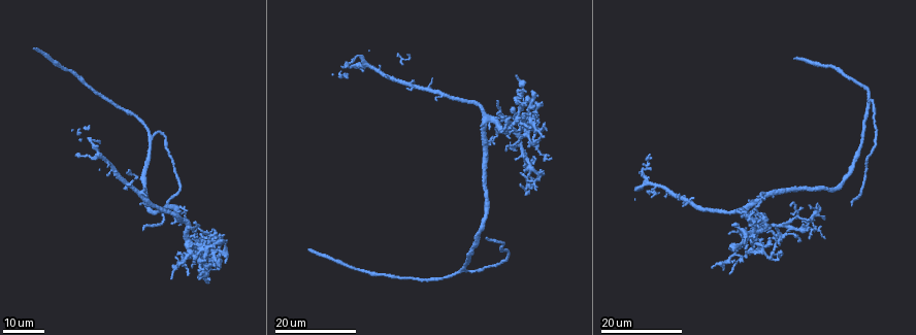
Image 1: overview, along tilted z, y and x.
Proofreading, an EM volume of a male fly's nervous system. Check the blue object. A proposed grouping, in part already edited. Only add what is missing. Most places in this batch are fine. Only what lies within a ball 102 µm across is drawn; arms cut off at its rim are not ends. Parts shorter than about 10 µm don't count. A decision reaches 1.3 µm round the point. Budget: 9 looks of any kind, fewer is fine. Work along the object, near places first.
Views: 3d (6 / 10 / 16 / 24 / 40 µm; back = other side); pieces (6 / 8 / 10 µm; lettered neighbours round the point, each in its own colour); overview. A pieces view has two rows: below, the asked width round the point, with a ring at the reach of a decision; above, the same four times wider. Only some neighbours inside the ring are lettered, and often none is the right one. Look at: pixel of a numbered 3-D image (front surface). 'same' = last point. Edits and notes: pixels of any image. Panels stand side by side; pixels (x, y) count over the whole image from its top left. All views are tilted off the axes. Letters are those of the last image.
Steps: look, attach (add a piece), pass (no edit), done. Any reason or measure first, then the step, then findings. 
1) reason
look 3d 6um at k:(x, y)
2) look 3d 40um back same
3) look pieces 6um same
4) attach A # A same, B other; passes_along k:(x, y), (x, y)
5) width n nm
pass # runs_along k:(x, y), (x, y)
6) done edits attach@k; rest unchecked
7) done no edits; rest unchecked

thin end
look 3d 24um at 1:(739, 262)

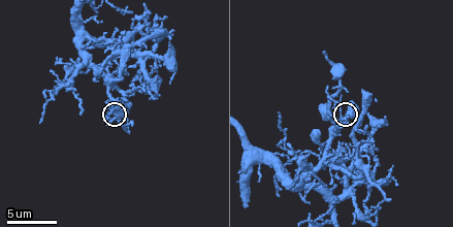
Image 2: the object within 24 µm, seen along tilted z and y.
look pieces 8um at 2:(346, 117)

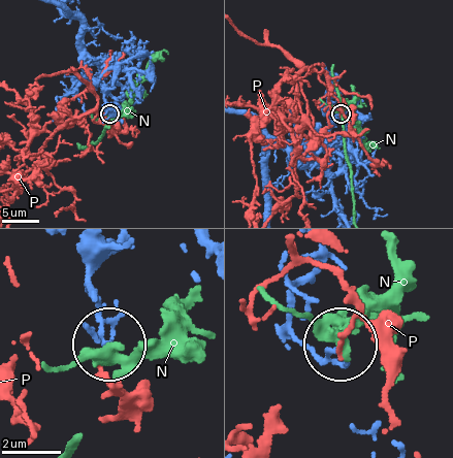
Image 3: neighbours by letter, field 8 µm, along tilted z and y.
pass # N other, P other; no lettered piece goes on from it

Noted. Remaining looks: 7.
tapers out
look pieces 8um at 2:(337, 201)

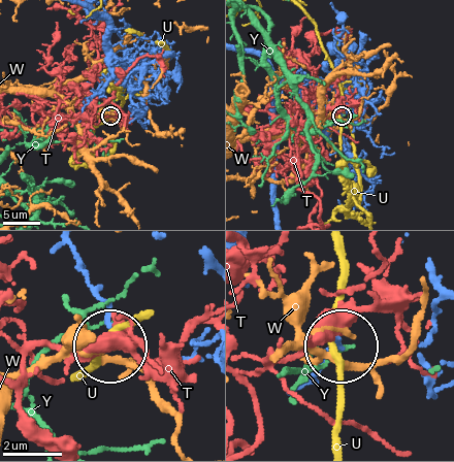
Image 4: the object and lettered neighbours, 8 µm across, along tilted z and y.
pass # T other, U other, W other, Y other; none of them fits

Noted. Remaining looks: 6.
branch stops here
look 3d 24um at 1:(488, 239)

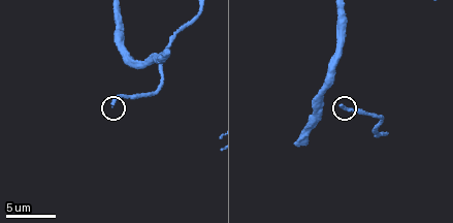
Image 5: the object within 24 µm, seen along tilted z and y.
look pieces 6um at 5:(112, 104)

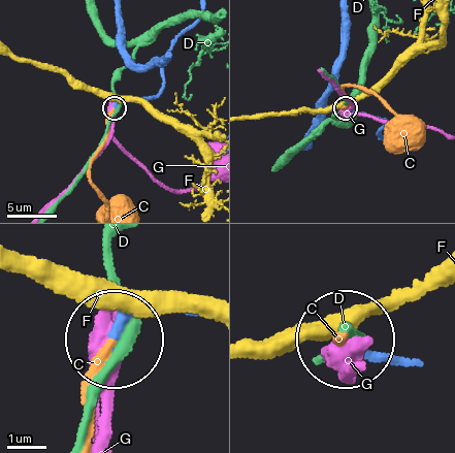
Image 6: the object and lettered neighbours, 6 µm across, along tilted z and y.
attach C # C same, D other, F other, G other; the neuron continues

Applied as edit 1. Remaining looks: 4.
thin end
look pieces 10um at 2:(130, 97)

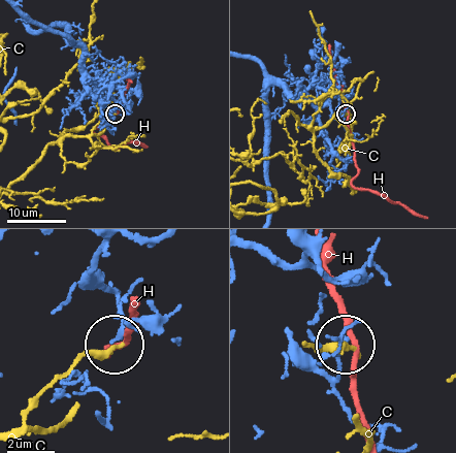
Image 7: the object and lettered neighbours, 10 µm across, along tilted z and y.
width 160 nm
pass # C other, H other; no lettered piece goes on from it

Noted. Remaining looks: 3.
done edits attach@6; rest unchecked

